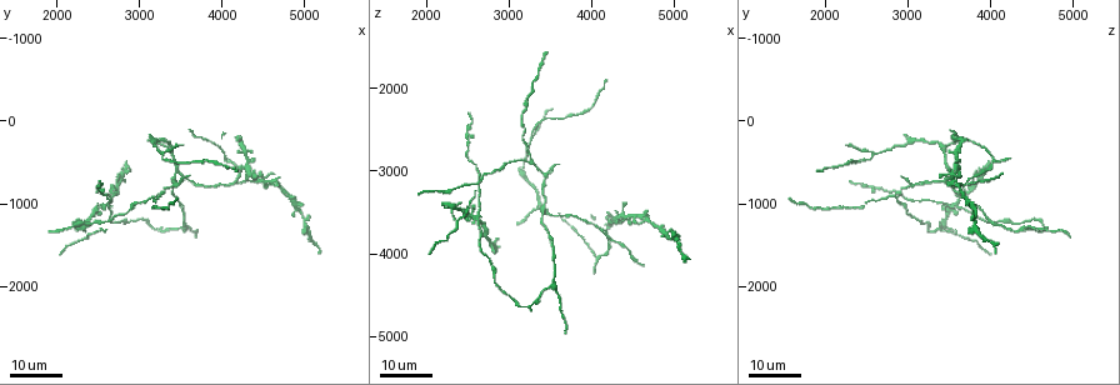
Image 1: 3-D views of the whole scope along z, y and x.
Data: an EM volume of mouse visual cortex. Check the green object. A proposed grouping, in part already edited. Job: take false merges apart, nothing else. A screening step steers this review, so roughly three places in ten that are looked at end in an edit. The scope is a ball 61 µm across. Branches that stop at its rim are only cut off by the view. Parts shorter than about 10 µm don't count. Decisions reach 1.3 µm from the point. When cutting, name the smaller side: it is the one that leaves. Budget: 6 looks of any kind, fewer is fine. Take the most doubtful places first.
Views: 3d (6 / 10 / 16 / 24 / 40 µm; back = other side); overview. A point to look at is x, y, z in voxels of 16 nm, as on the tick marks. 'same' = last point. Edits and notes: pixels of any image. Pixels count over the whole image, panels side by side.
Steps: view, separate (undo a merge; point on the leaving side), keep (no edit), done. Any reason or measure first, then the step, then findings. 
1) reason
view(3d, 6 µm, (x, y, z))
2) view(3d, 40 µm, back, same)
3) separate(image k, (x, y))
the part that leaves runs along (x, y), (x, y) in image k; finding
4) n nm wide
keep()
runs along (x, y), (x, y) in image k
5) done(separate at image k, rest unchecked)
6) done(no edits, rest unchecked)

four or more arms meet
view(3d, 24 µm, (2600, 1000, 3550))

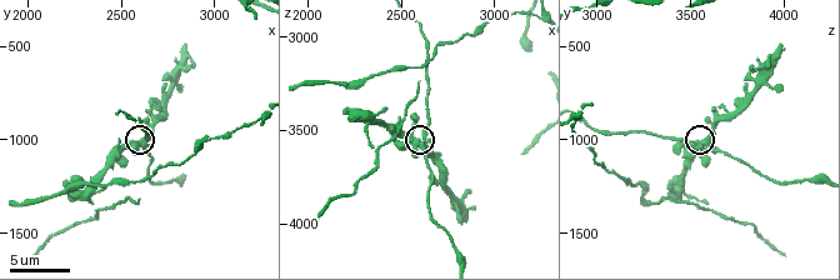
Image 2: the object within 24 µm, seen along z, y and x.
view(3d, 6 µm, same)

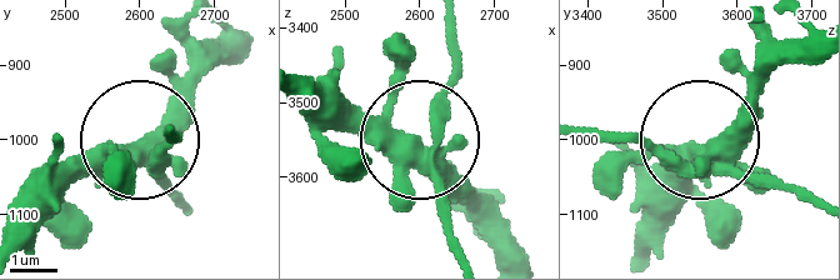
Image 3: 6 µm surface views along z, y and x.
430 nm wide
keep()
runs along (813, 204), (705, 144), (670, 228) in image 3; continuous, no second neuron

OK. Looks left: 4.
four-way junction
view(3d, 10 µm, (2320, 1280, 3480))

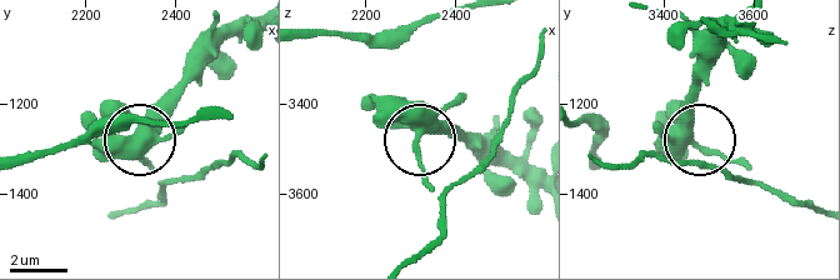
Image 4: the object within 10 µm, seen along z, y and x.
view(3d, 10 µm, back, (2320, 1280, 3475))

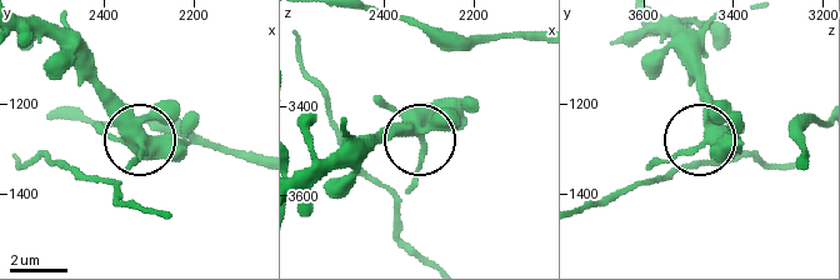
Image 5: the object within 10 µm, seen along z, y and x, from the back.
350 nm wide
keep()
runs along (306, 189), (406, 134), (421, 163), (393, 203) in image 5; continuous, no second neuron

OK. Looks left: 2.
done(no edits, rest unchecked)

